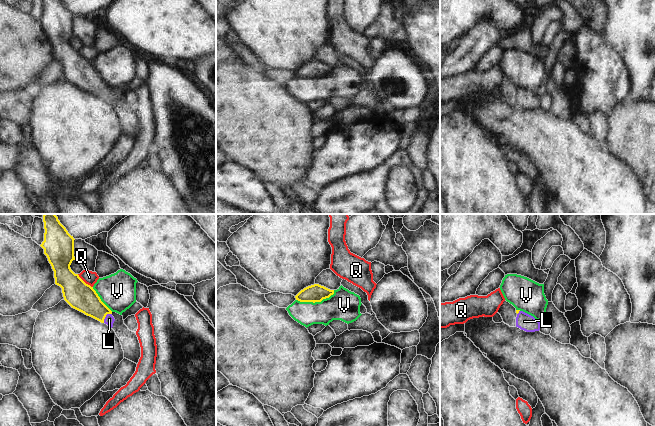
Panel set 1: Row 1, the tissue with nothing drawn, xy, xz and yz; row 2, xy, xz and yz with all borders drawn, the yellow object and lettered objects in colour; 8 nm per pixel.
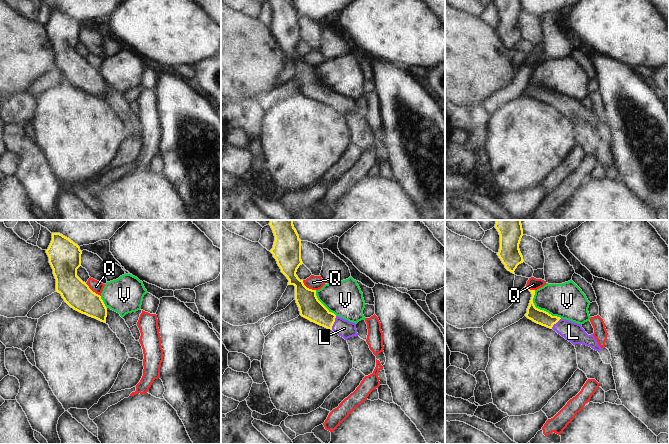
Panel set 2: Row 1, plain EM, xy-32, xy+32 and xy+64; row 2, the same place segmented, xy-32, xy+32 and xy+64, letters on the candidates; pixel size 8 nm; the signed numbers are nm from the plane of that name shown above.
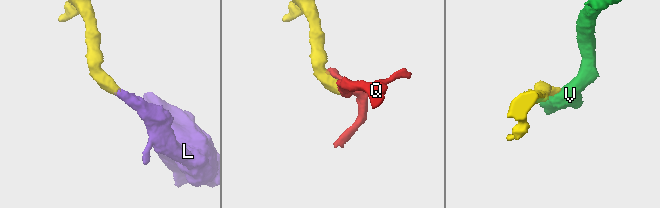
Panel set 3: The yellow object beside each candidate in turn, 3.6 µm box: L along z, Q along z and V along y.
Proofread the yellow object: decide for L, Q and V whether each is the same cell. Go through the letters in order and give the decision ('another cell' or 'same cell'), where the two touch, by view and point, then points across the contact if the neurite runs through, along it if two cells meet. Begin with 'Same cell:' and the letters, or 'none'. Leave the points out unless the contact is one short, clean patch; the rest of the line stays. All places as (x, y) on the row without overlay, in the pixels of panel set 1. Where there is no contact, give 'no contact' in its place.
Same cell: L
L: same cell; contact xy (105, 92); way xy (81, 72), (105, 92), (109, 95)
Q: another cell; contact xy (84, 58); border xy (77, 50), (92, 63)
V: another cell; contact xz (316, 77); border xz (334, 66), (332, 70), (320, 77), (300, 78), (296, 76)

